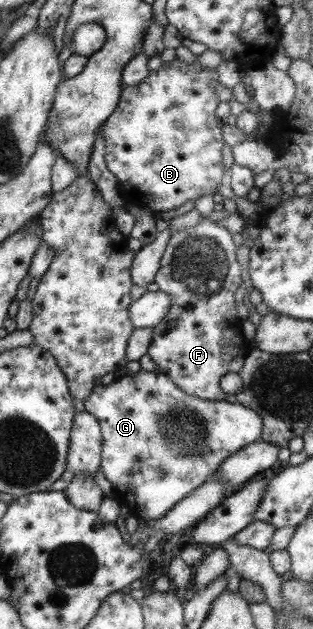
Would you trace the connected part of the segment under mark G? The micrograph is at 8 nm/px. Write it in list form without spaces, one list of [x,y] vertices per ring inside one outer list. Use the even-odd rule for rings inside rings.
[[[139,369],[135,374],[126,374],[118,379],[104,380],[100,385],[94,385],[91,389],[91,394],[82,400],[84,411],[97,419],[97,424],[100,426],[101,435],[101,461],[100,468],[105,480],[112,486],[113,497],[119,504],[125,505],[129,512],[137,518],[139,522],[149,522],[161,519],[165,516],[175,504],[179,503],[182,498],[185,498],[192,490],[201,486],[203,482],[210,480],[212,472],[221,464],[221,461],[229,454],[237,452],[240,448],[257,442],[260,440],[262,429],[261,417],[258,417],[253,410],[237,404],[236,402],[211,401],[195,398],[185,394],[179,390],[164,374],[159,374],[153,371]]]

